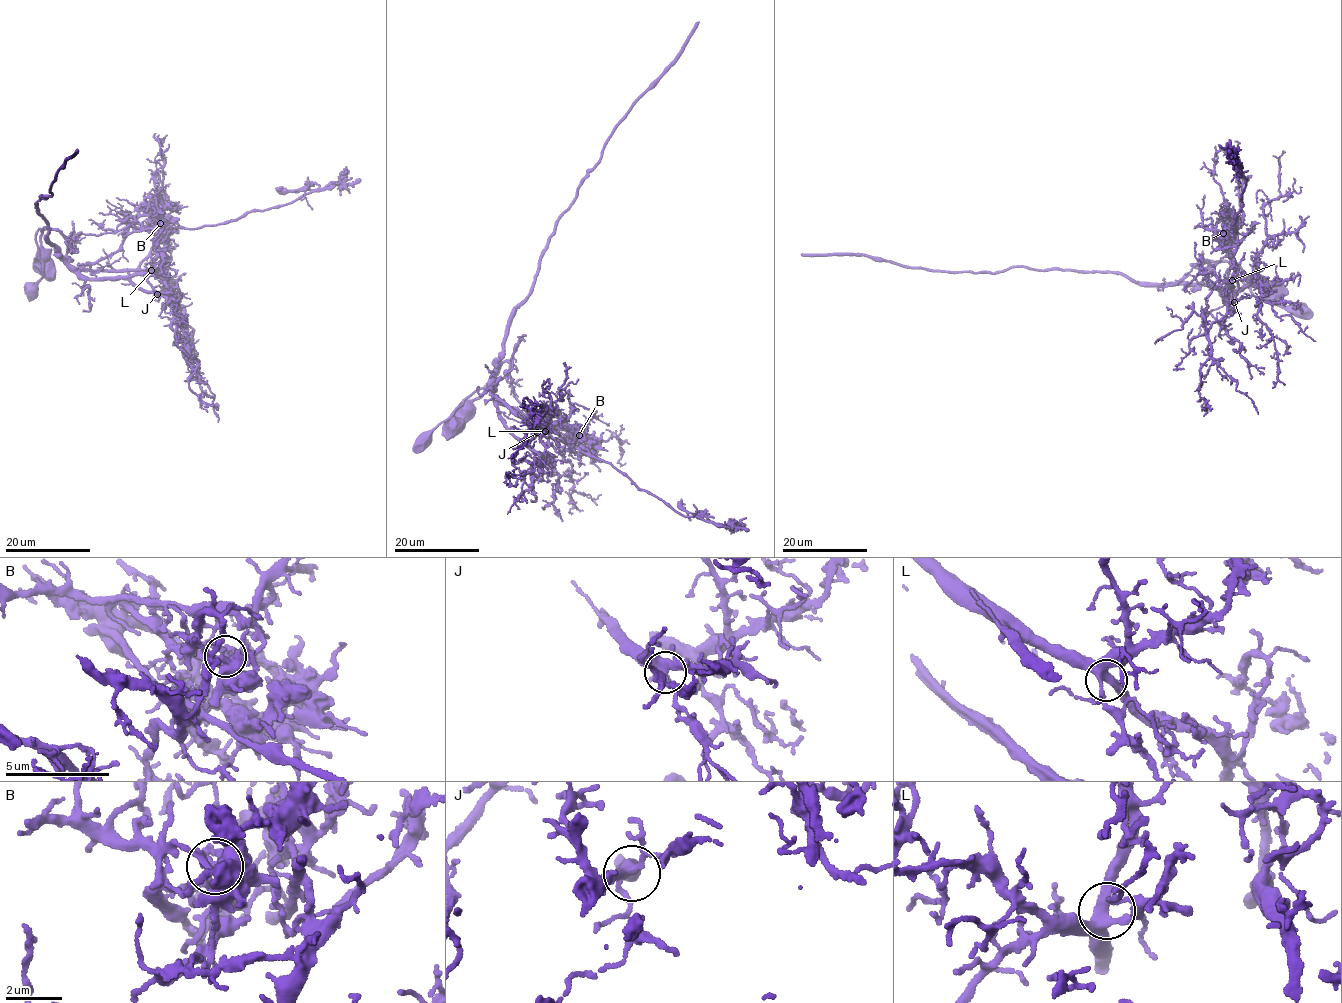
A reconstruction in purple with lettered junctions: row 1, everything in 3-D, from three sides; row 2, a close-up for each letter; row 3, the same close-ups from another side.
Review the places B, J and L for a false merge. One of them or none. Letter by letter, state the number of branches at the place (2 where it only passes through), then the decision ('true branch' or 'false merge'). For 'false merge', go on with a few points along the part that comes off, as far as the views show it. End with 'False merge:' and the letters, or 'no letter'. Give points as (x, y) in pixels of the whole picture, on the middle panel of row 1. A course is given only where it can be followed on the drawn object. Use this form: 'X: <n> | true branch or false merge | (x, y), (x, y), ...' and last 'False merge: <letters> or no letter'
B: 5 | false merge | (578, 434), (569, 434), (558, 425), (547, 428), (527, 413), (514, 396), (507, 360), (414, 452)
J: 6 | true branch
L: 4 | true branch
False merge: B

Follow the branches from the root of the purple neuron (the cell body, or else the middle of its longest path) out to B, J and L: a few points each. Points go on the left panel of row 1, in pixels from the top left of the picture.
B: (47, 269), (50, 251), (40, 231), (47, 227), (74, 240), (122, 223), (159, 224)
J: (47, 269), (50, 251), (40, 231), (47, 227), (68, 241), (65, 258), (81, 274), (125, 278), (157, 294)
L: (47, 269), (50, 251), (40, 231), (47, 227), (68, 241), (67, 263), (85, 276), (151, 270)

